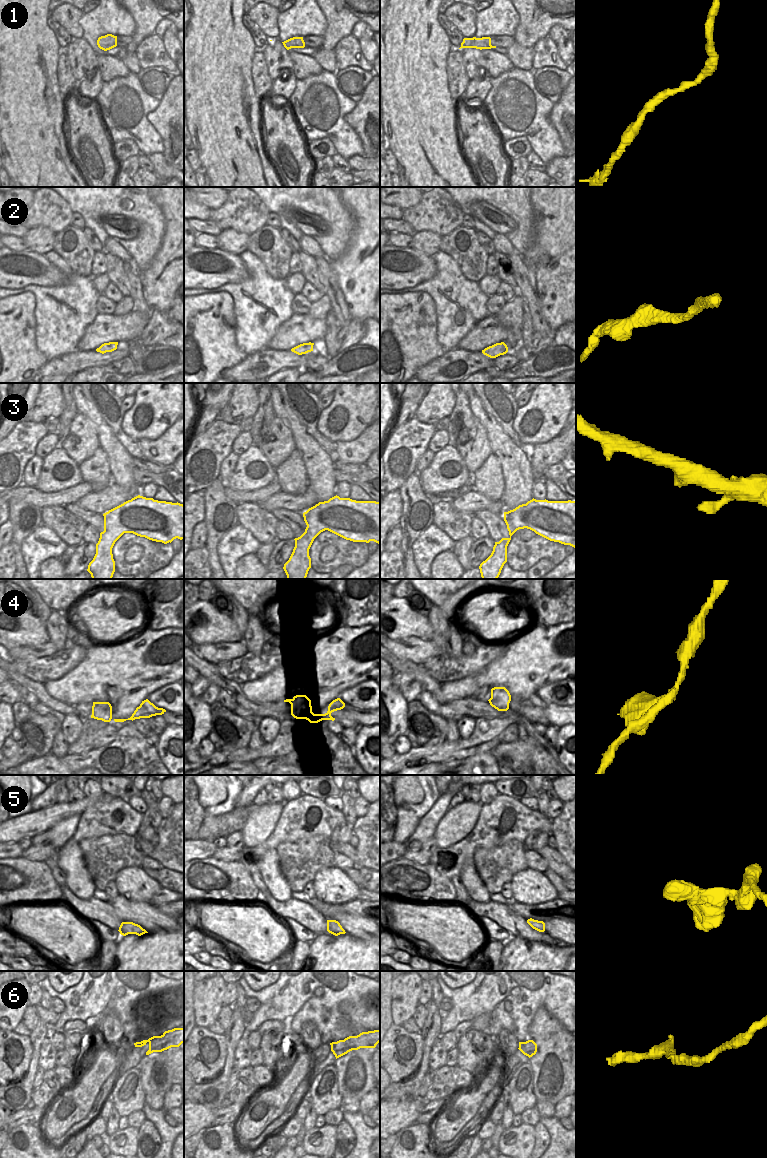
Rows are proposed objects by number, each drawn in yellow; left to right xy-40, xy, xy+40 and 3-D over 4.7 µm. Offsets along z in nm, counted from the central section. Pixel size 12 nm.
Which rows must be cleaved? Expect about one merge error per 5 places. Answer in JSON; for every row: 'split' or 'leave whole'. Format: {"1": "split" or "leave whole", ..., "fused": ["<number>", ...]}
{"1": "leave whole", "2": "leave whole", "3": "leave whole", "4": "leave whole", "5": "leave whole", "6": "leave whole", "fused": []}

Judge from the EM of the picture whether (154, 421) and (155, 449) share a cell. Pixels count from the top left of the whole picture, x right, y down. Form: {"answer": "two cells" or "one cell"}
{"answer": "two cells"}

